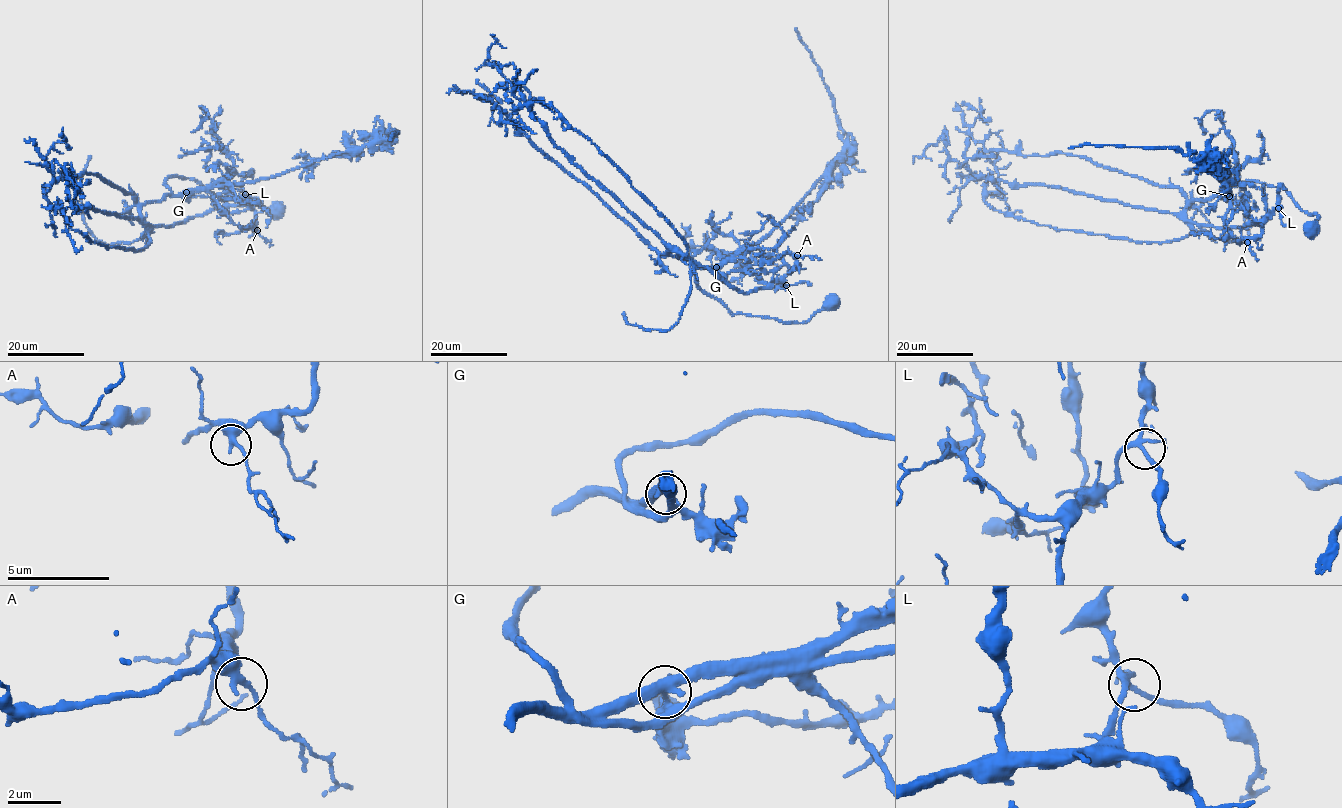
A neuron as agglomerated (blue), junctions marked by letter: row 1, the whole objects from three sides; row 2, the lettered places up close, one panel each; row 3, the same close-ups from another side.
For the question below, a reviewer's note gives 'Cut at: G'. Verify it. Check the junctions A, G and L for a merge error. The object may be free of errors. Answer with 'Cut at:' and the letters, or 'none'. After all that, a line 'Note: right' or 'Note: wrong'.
Cut at: G
Note: right

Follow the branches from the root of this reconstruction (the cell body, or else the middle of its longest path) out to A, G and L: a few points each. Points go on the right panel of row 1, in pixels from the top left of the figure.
A: (1310, 231), (1318, 215), (1258, 182), (1188, 206), (1188, 222), (1220, 228), (1267, 217), (1247, 242)
G: (1310, 231), (1318, 215), (1299, 208), (1283, 188), (1243, 181), (1221, 189), (1222, 198), (1229, 196)
L: (1310, 231), (1318, 215), (1299, 208), (1283, 188), (1257, 182), (1193, 201), (1185, 217), (1247, 228), (1278, 208)

